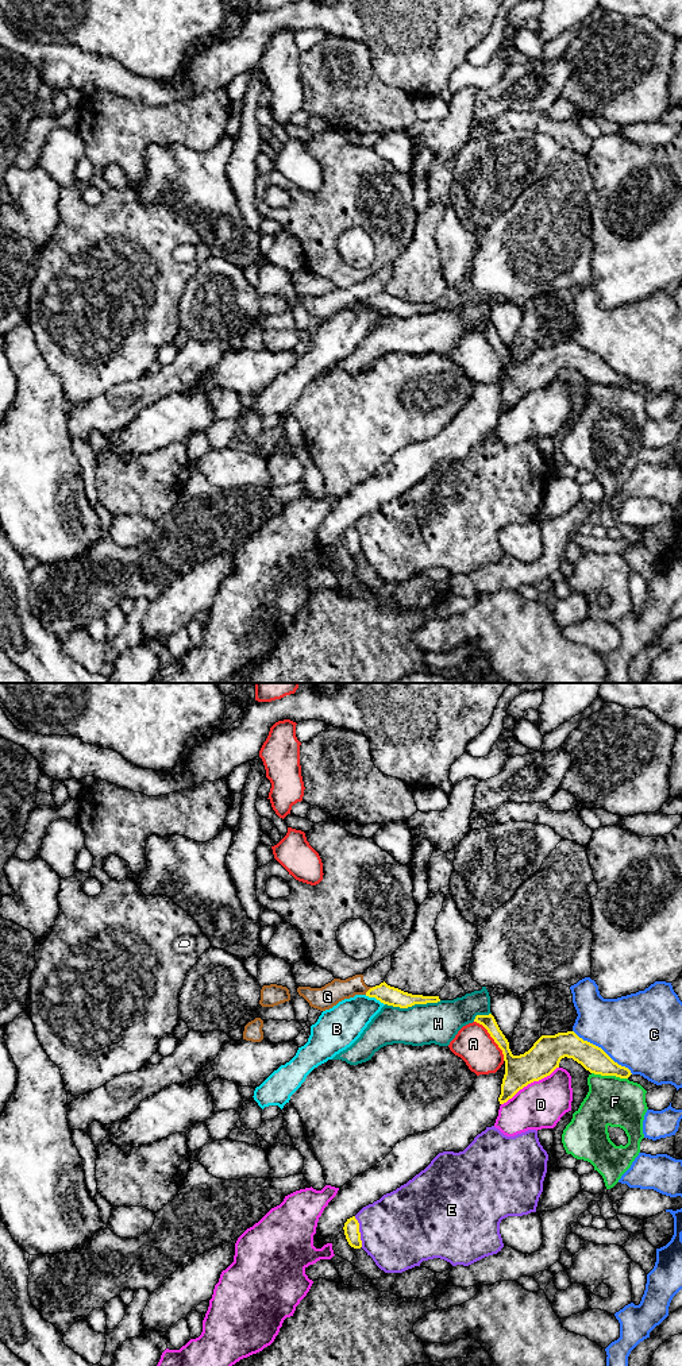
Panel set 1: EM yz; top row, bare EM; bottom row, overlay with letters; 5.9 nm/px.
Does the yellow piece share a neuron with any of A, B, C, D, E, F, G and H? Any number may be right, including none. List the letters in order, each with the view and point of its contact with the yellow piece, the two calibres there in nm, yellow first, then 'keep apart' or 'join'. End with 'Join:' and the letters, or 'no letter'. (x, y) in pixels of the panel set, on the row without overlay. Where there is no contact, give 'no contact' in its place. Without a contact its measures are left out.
A: yz (493, 347) | 190/220 nm | keep apart
B: yz (374, 305) | 110/240 nm | keep apart
C: yz (601, 358) | 160/460 nm | keep apart
D: yz (530, 392) | 190/280 nm | keep apart
E: yz (358, 540) | 100/460 nm | keep apart
F: yz (609, 384) | 160/300 nm | keep apart
G: yz (369, 298) | 110/140 nm | keep apart
H: yz (412, 313) | 110/240 nm | keep apart
Join: no letter

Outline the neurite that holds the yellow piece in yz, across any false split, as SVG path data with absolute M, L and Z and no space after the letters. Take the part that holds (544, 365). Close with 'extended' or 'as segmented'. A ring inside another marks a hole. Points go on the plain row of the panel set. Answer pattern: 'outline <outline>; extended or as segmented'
outline M492 323L477 324L474 331L488 339L504 363L505 383L498 406L500 413L506 412L528 393L550 385L565 366L573 367L594 383L620 387L628 387L632 383L628 377L614 371L601 356L583 350L574 340L542 344L528 360L513 364L508 348Z; as segmented

